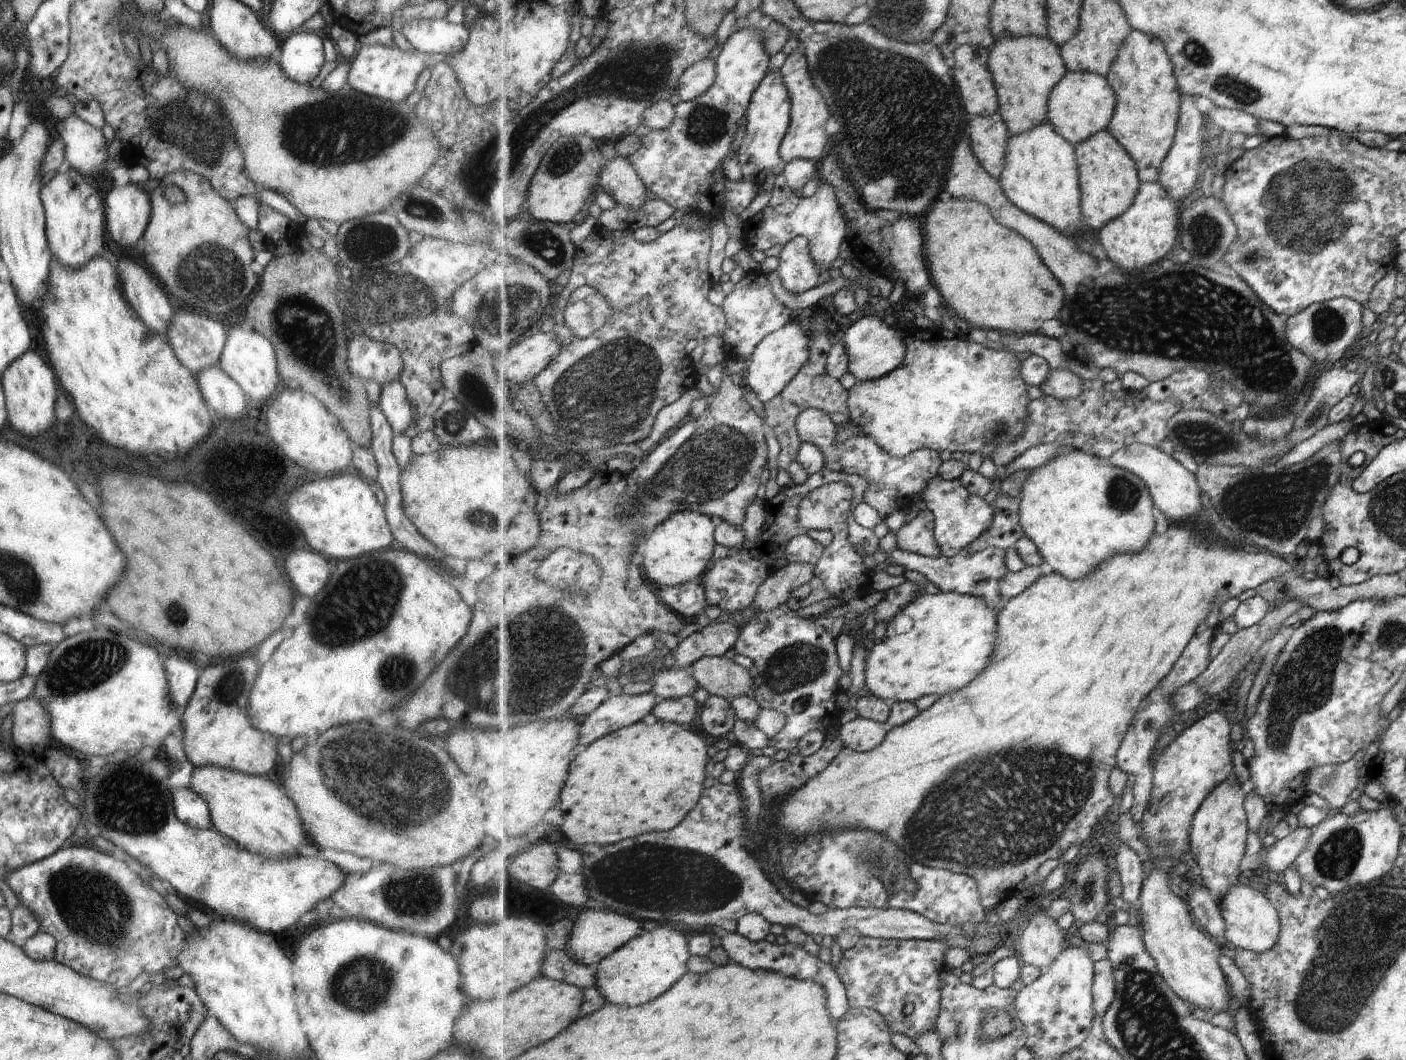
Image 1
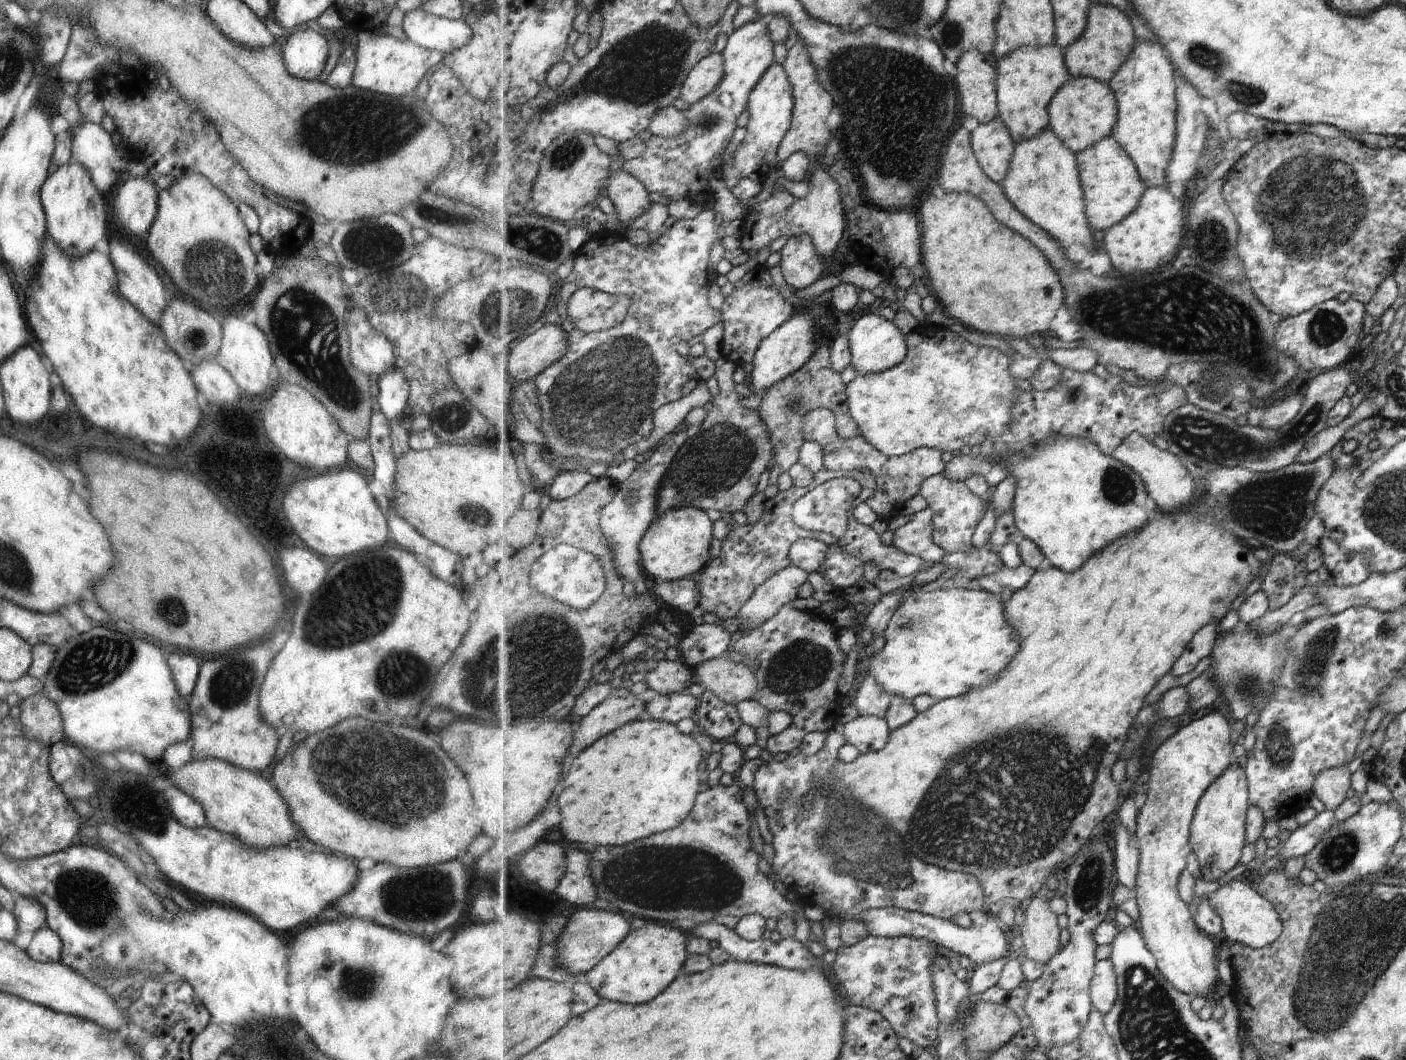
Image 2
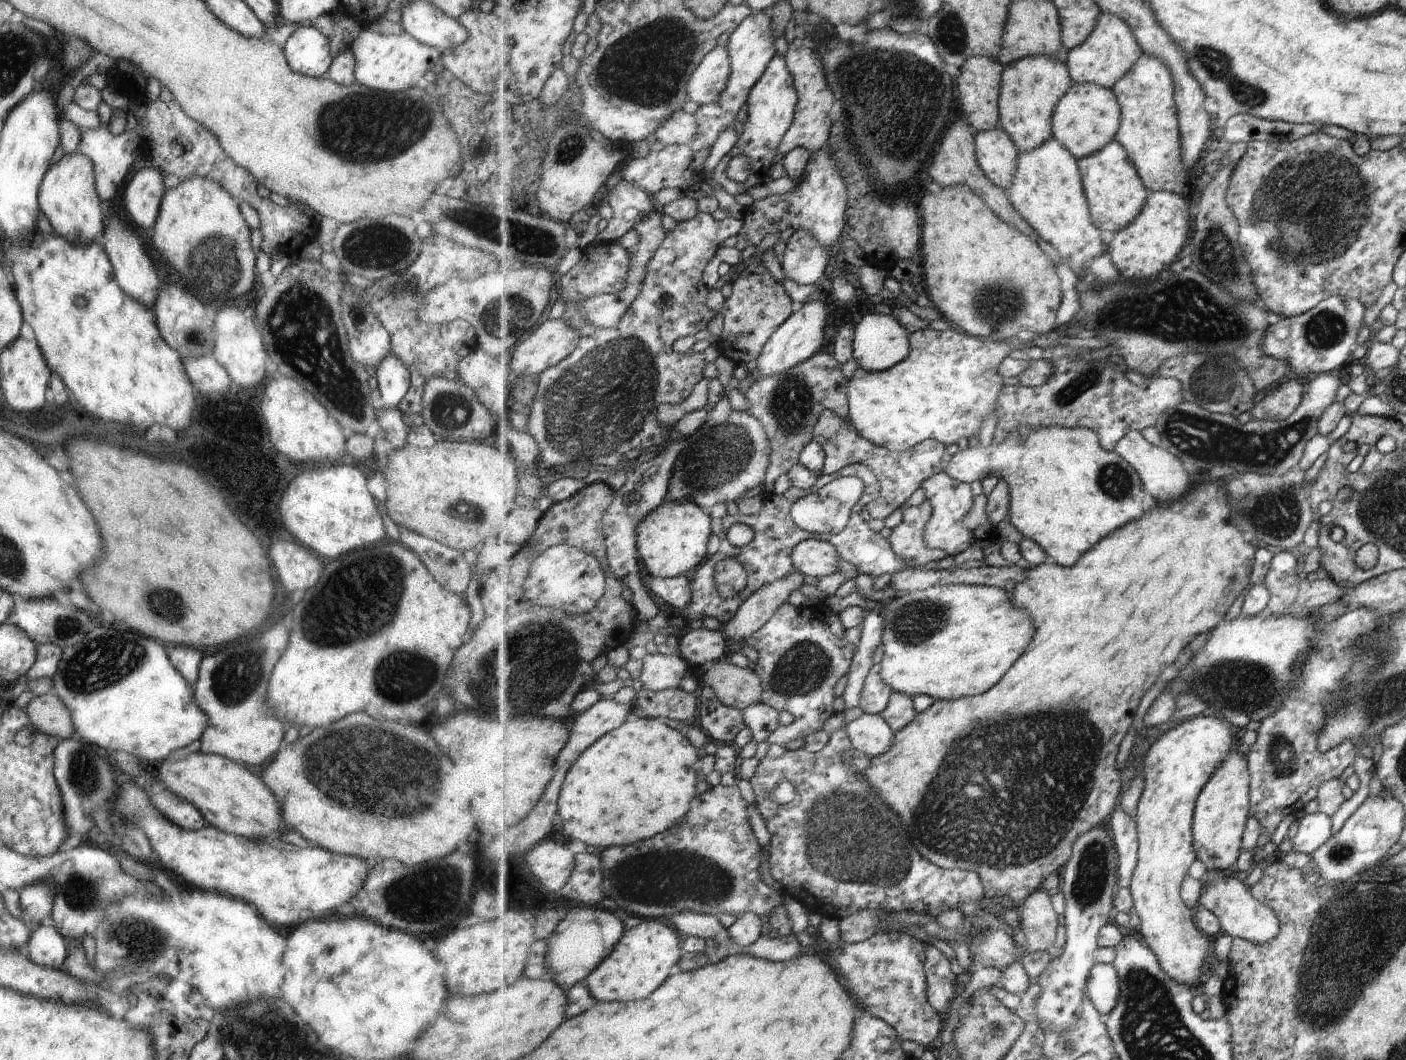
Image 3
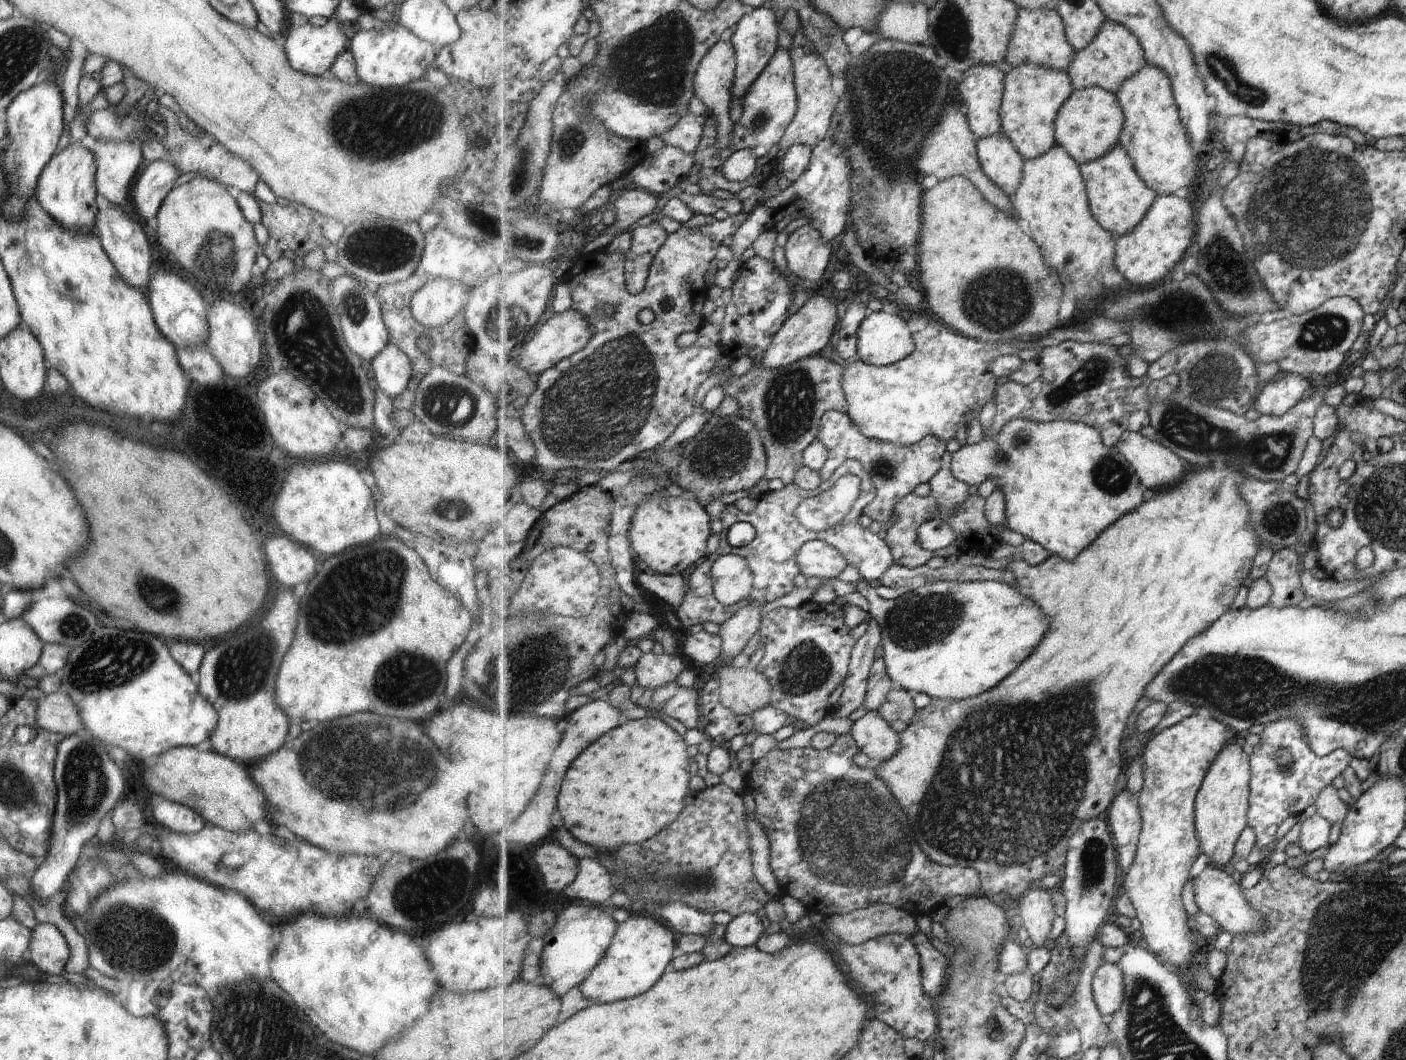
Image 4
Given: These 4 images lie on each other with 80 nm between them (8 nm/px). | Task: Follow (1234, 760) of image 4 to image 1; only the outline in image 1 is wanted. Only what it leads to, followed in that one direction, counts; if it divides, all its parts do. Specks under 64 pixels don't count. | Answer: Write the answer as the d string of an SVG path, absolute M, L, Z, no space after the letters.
M1231 776L1214 790L1195 816L1191 831L1193 853L1201 867L1205 885L1217 900L1223 899L1229 890L1242 882L1240 866L1248 848L1249 813L1246 808L1248 795L1244 792L1242 778Z

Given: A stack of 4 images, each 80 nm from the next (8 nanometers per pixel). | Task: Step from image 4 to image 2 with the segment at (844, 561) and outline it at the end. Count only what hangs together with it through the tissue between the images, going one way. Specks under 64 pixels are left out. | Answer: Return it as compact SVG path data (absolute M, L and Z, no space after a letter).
M804 539L794 543L791 548L793 564L806 572L821 572L829 559L831 546L818 539Z

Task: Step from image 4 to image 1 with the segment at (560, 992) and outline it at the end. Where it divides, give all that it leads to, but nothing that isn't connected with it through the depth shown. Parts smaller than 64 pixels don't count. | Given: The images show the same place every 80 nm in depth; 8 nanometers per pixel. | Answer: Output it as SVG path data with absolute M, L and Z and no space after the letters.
M588 906L579 914L579 919L568 941L566 952L577 961L588 966L598 966L605 958L613 955L620 947L628 944L636 936L645 931L642 929L642 922L630 915L618 911L612 912L603 906Z

